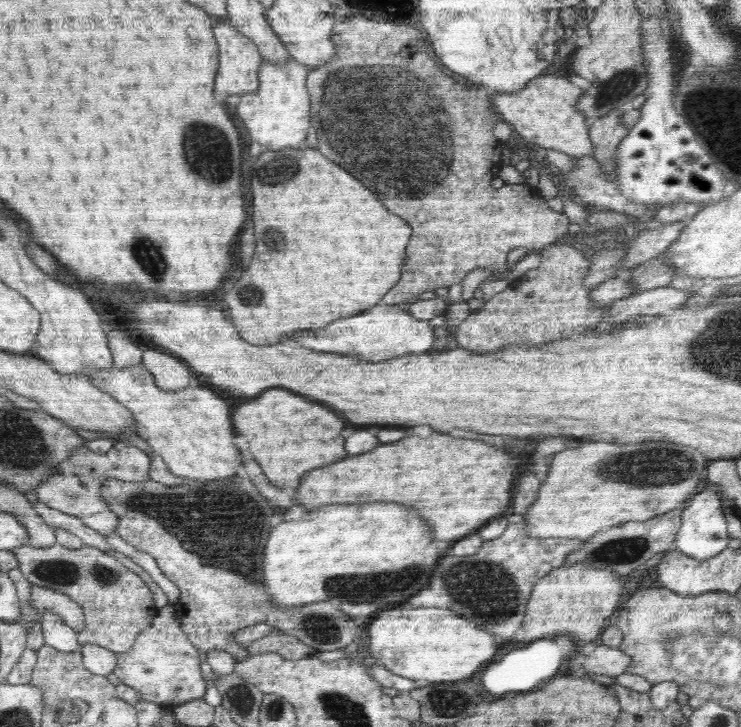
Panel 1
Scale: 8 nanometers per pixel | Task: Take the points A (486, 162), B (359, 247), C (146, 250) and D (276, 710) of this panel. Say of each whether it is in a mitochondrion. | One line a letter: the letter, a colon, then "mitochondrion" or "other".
A: other
B: other
C: mitochondrion
D: mitochondrion

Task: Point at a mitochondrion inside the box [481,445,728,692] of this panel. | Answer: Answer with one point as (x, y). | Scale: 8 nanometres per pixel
(622, 550)

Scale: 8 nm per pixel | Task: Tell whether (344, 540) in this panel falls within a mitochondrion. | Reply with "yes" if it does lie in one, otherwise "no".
no

